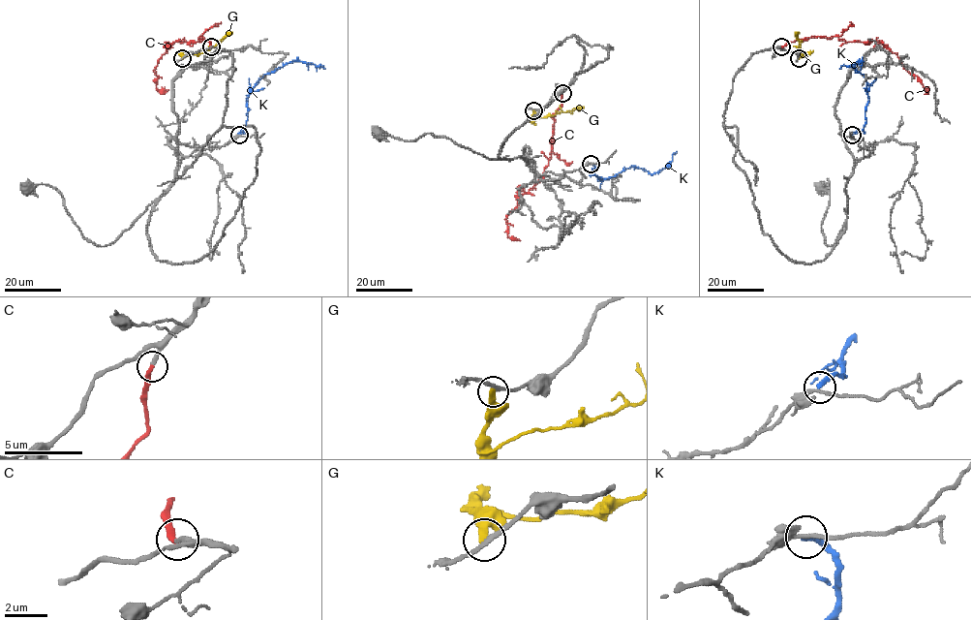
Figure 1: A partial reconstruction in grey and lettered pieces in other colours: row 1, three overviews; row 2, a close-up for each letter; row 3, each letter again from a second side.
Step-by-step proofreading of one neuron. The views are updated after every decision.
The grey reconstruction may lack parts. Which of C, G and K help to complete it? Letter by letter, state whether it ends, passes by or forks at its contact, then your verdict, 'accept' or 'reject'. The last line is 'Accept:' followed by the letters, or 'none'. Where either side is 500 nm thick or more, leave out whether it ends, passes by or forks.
C: it ends | accept
G: it ends | reject
K: it ends | reject
Accept: C

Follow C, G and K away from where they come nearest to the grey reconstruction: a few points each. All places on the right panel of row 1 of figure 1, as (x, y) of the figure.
C: (781, 46), (817, 36), (837, 36), (846, 42), (881, 42), (928, 89)
G: (799, 58), (808, 54), (800, 49), (800, 42), (794, 32)
K: (852, 135), (861, 130), (865, 122), (866, 80), (855, 67), (862, 60), (840, 68)

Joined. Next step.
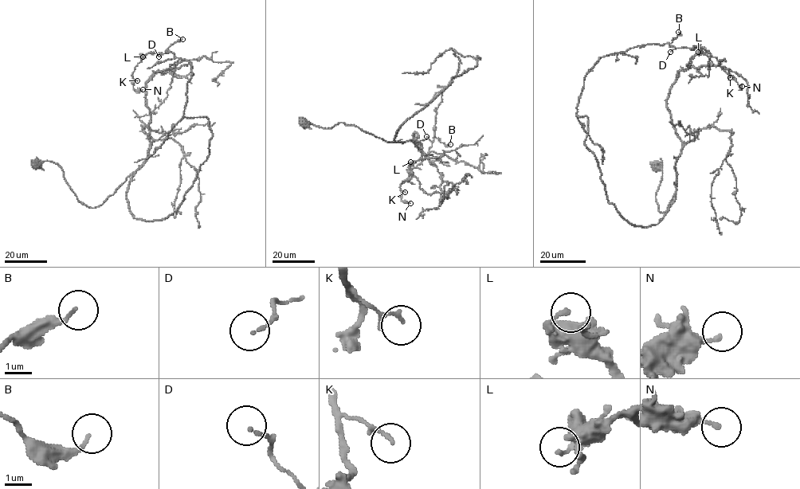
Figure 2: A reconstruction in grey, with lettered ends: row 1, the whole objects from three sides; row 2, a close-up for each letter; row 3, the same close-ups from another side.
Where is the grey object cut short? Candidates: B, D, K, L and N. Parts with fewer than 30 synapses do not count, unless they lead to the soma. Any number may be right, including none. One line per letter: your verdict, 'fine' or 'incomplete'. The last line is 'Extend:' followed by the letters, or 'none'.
B: fine
D: fine
K: fine
L: fine
N: fine
Extend: none

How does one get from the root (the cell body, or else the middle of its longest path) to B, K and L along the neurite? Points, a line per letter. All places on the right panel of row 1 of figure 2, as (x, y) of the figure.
B: (656, 166), (658, 211), (676, 177), (674, 202), (633, 225), (609, 201), (577, 104), (601, 57), (678, 32)
K: (656, 166), (658, 211), (676, 177), (674, 202), (633, 225), (585, 142), (586, 72), (668, 43), (730, 77)
L: (656, 166), (658, 211), (676, 177), (674, 202), (633, 225), (585, 144), (583, 78), (642, 44), (698, 52)

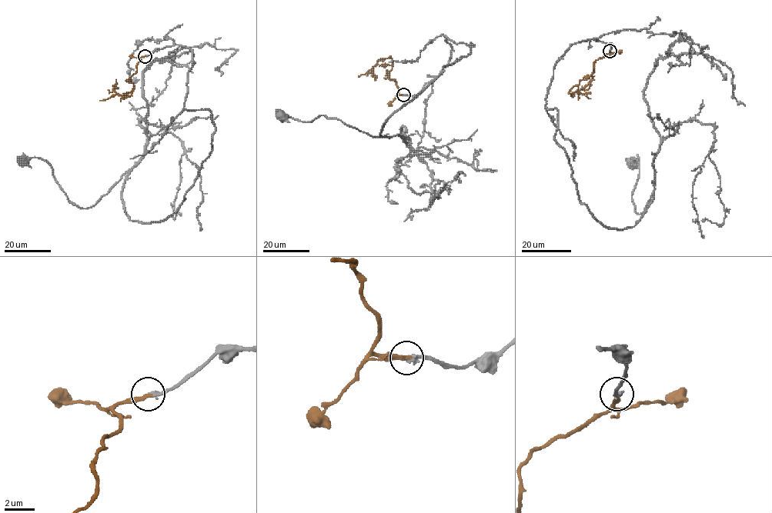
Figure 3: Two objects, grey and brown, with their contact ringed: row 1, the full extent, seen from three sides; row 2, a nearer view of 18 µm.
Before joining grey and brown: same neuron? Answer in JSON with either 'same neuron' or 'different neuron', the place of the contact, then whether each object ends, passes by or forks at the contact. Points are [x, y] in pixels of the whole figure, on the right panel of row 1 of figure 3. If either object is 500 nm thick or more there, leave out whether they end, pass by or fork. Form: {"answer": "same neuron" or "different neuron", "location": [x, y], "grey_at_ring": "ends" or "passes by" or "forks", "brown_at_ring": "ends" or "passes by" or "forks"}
{"answer": "same neuron", "location": [609, 51], "grey_at_ring": "ends", "brown_at_ring": "ends"}

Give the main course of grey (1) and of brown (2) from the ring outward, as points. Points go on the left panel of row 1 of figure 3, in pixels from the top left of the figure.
1: (145, 56), (188, 48), (184, 108), (215, 125), (169, 215), (132, 221), (128, 172), (81, 208), (24, 161)
2: (145, 56), (139, 58), (136, 71), (130, 78), (134, 84), (131, 94), (124, 97), (115, 94), (100, 101)

